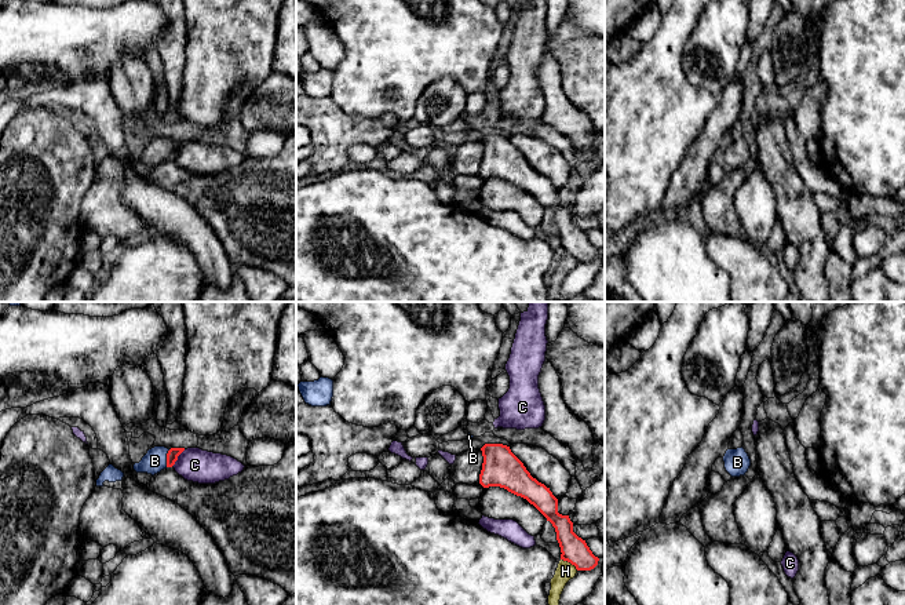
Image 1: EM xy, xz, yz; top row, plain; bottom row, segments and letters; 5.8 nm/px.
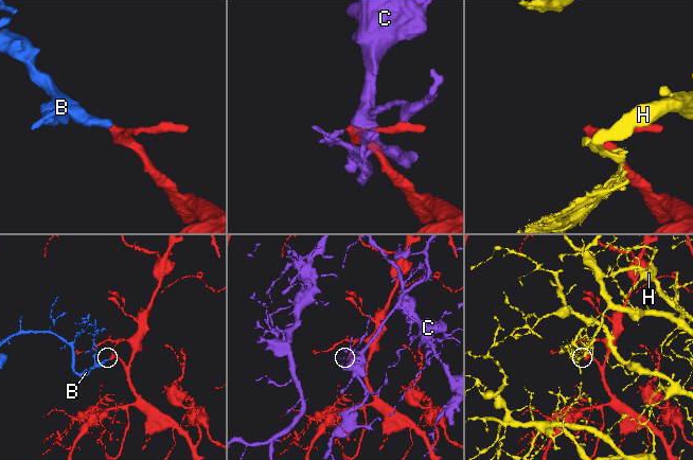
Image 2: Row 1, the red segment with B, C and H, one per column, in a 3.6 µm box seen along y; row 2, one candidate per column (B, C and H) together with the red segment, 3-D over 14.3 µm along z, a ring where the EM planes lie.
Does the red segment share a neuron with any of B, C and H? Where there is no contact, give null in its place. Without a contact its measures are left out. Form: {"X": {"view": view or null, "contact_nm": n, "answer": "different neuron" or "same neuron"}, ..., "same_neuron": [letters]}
{"B": {"view": "xy", "contact_nm": 110, "answer": "same neuron"}, "C": {"view": "xy", "contact_nm": 130, "answer": "different neuron"}, "H": {"view": "xz", "contact_nm": 120, "answer": "different neuron"}, "same_neuron": ["B"]}

